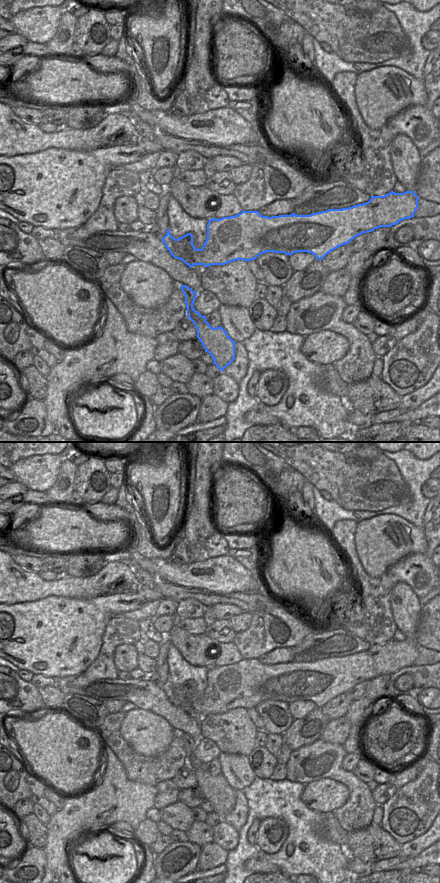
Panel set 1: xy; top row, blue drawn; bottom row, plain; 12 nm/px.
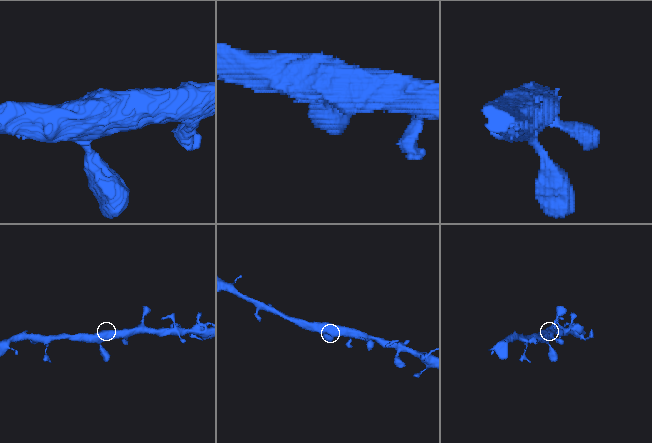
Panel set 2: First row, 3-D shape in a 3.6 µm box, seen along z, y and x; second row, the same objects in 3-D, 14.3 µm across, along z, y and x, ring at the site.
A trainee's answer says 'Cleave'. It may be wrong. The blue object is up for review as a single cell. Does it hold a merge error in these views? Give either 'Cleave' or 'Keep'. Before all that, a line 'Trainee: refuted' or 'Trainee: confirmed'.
Trainee: refuted
Keep

